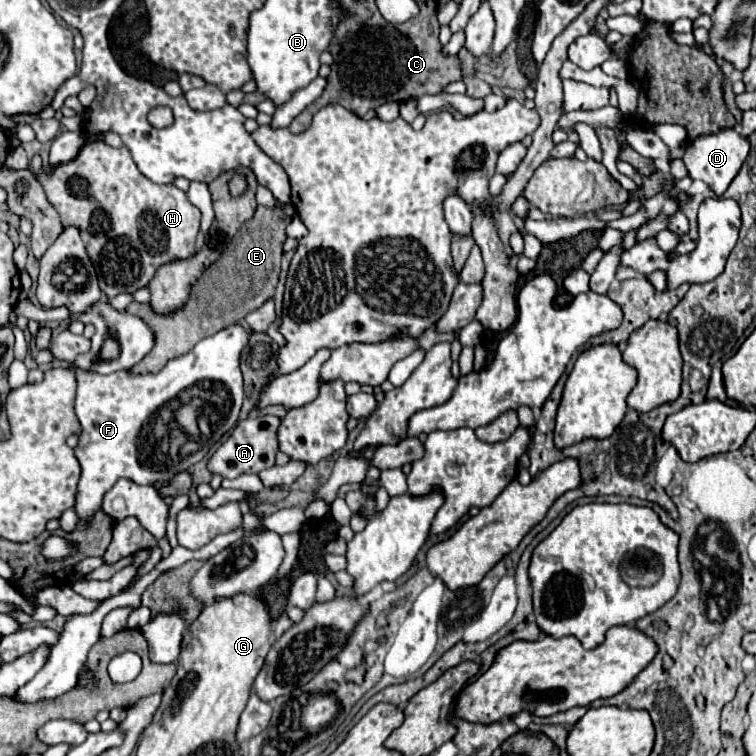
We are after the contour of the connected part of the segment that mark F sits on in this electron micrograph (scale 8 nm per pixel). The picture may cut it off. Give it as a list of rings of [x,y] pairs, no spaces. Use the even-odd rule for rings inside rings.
[[[241,324],[229,326],[215,336],[203,338],[191,352],[169,360],[157,374],[129,374],[129,370],[99,374],[95,370],[83,370],[69,366],[77,378],[77,400],[75,414],[81,422],[81,436],[75,448],[75,456],[81,464],[81,480],[75,494],[75,514],[81,522],[91,522],[97,514],[105,492],[119,480],[129,478],[137,484],[153,484],[157,480],[169,480],[179,472],[189,470],[197,464],[209,448],[229,432],[243,404],[243,378],[239,370],[239,354],[247,344],[249,330]],[[183,390],[195,390],[195,398],[203,400],[205,422],[209,424],[207,436],[187,438],[179,448],[175,470],[169,454],[169,440],[159,440],[155,434],[155,416]]]

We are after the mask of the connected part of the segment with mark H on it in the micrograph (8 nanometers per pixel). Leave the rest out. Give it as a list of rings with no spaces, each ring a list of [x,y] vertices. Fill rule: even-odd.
[[[95,140],[95,142],[87,142],[79,150],[77,158],[73,158],[71,162],[55,166],[53,172],[51,168],[49,170],[43,168],[39,156],[31,158],[29,170],[43,184],[49,202],[55,206],[55,210],[61,216],[61,222],[65,226],[73,224],[79,228],[87,254],[99,276],[99,288],[101,292],[105,292],[107,298],[113,298],[121,292],[135,292],[137,288],[147,286],[151,276],[155,274],[155,268],[159,268],[167,260],[187,258],[195,252],[201,212],[187,200],[185,192],[181,192],[177,186],[155,184],[149,178],[145,178],[137,170],[125,146],[111,148],[103,140]]]

